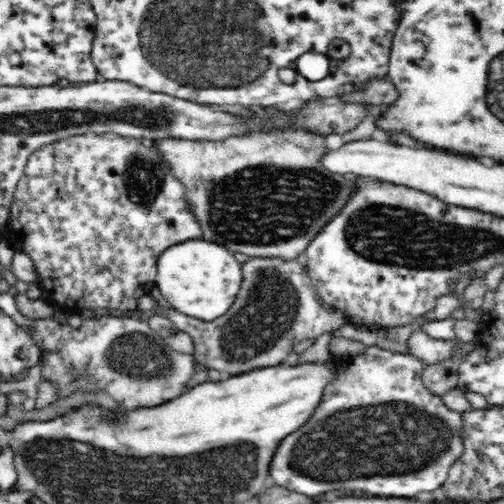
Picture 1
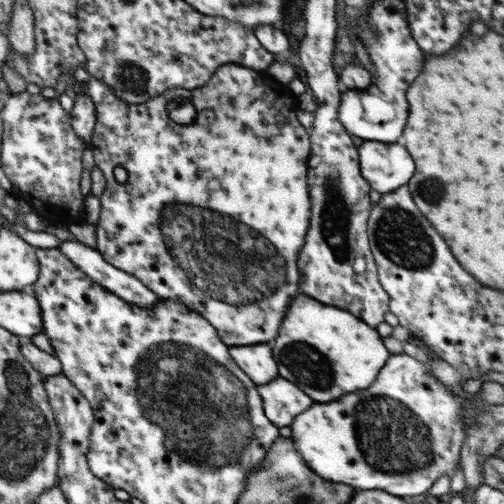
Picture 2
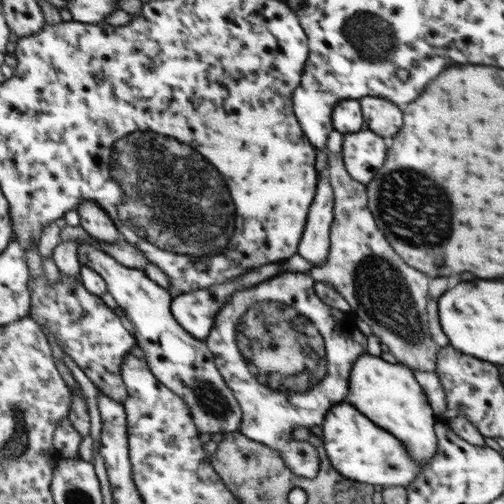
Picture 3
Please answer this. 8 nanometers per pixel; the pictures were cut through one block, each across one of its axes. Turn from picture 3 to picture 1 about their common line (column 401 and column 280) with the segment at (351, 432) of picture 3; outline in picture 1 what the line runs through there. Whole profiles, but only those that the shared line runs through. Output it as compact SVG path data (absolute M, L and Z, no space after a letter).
M370 346L362 354L350 358L348 366L336 370L336 376L326 386L326 396L322 396L322 404L314 410L312 418L280 442L270 464L272 484L308 496L344 488L386 498L406 498L442 488L450 474L450 466L464 452L462 414L448 412L440 396L426 390L422 374L424 364L418 358L382 350L380 346Z

